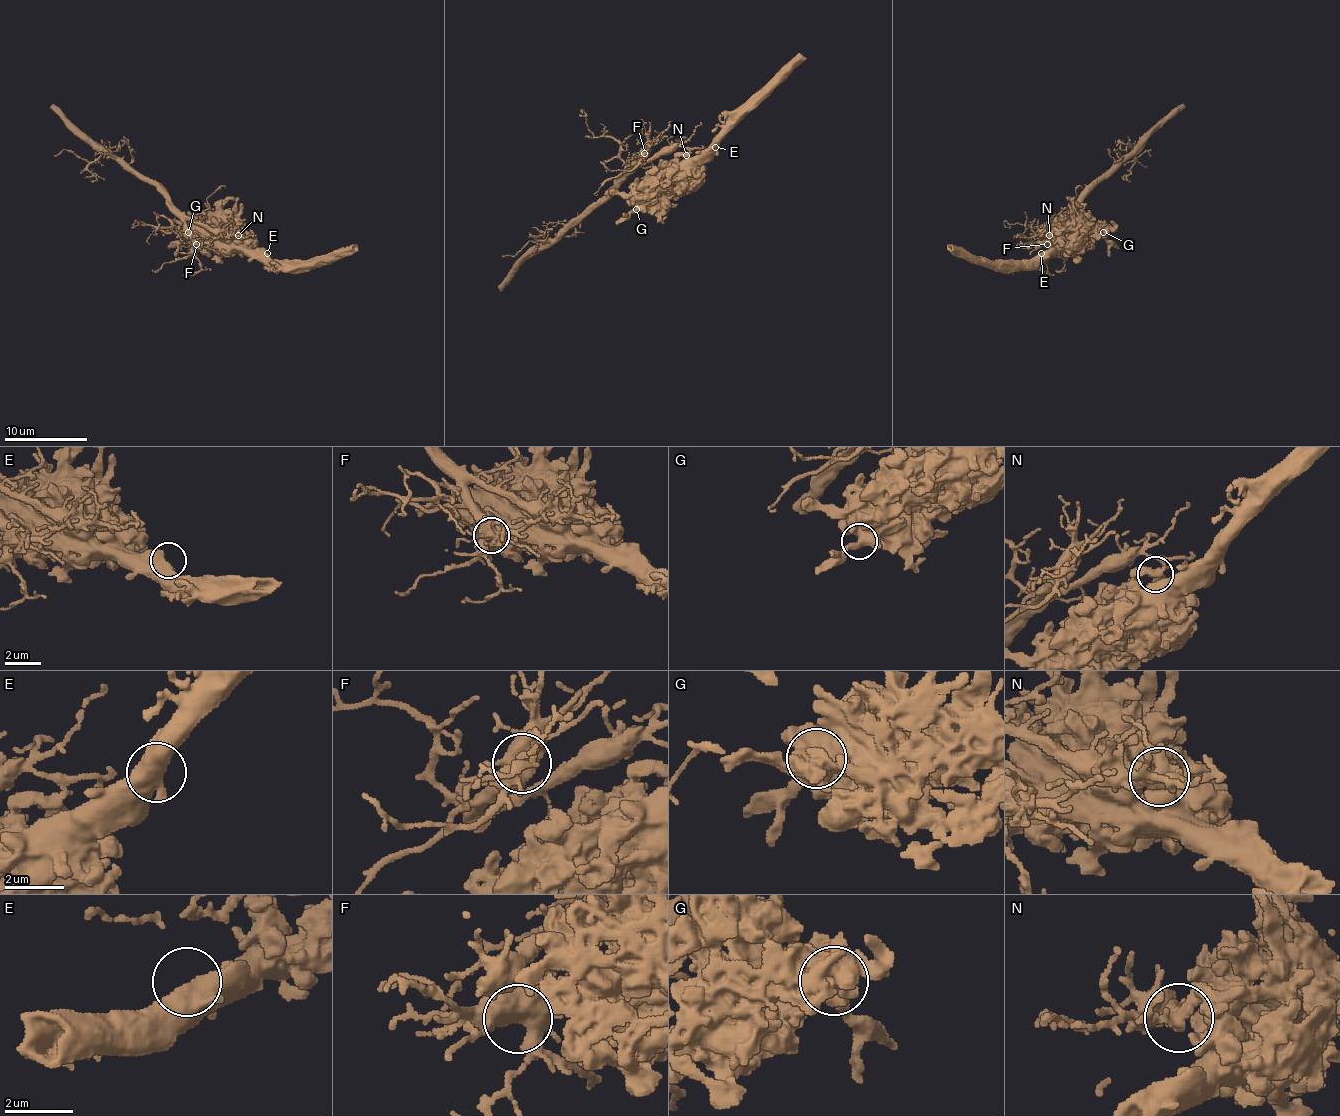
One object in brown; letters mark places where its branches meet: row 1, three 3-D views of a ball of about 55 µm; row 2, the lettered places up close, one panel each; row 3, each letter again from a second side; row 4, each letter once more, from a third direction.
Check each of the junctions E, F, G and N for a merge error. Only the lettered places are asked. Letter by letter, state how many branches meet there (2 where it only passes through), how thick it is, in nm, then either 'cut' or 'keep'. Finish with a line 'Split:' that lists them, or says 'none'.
E: 1 branches meet; 700 nm thick; keep
F: 6 branches meet; 600 nm thick; keep
G: 3 branches meet; 550 nm thick; keep
N: 5 branches meet; 360 nm thick; cut
Split: N

